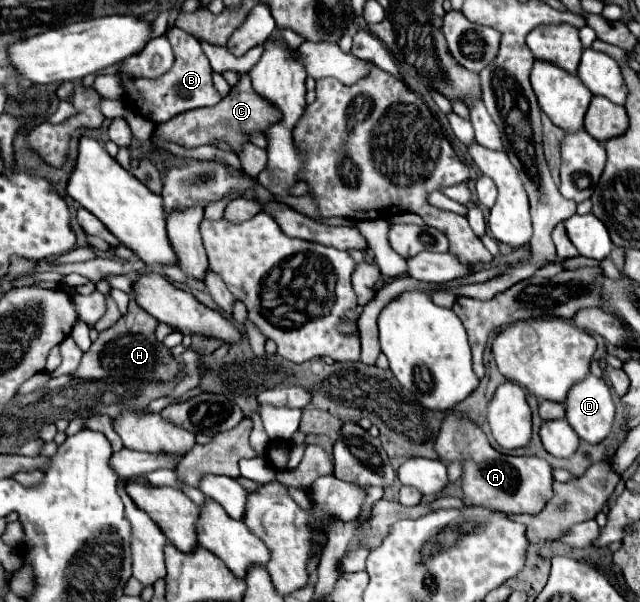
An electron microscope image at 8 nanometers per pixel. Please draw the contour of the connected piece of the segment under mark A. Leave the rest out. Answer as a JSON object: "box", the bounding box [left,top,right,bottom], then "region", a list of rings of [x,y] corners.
{"box":[434,411,552,513],"region":[[[450,411],[440,427],[434,451],[446,463],[462,463],[462,491],[470,505],[504,513],[538,513],[552,497],[552,467],[540,457],[510,457],[498,453],[486,433],[460,411]]]}

